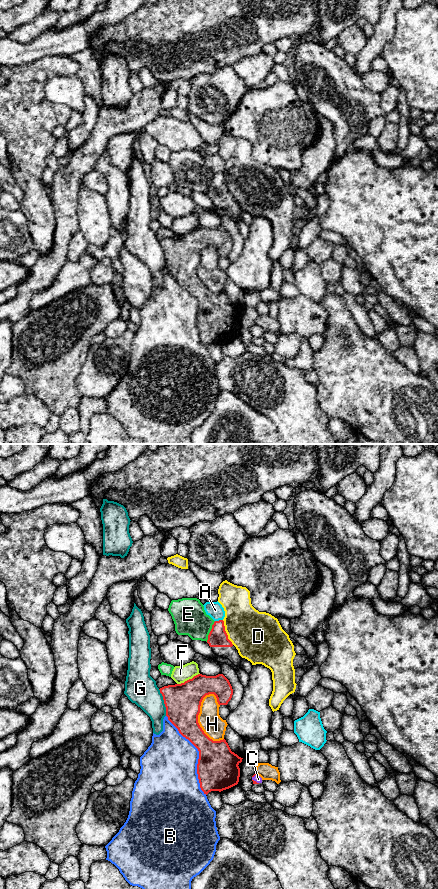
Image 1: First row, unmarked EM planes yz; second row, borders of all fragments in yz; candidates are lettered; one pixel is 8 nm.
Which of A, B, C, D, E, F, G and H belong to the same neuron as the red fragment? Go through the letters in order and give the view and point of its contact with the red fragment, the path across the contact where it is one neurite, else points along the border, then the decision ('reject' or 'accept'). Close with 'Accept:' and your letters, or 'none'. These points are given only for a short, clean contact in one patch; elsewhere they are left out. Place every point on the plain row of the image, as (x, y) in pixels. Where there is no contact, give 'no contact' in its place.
A: meets red in yz at (219, 172); border along yz (222, 171), (215, 173); reject
B: meets red in yz at (199, 306); reject
C: meets red in yz at (255, 333); runs through yz (254, 334), (255, 333), (258, 331); accept
D: meets red in yz at (225, 184); reject
E: meets red in yz at (210, 183); reject
F: meets red in yz at (189, 231); reject
G: meets red in yz at (164, 254); reject
H: meets red in yz at (197, 273); reject
Accept: C

